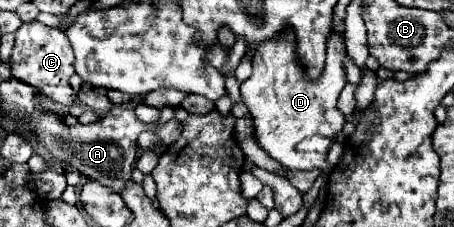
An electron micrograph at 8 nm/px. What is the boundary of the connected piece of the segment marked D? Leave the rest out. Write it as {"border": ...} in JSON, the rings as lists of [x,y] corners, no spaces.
{"border":[[[292,31],[260,45],[260,53],[252,61],[252,77],[240,85],[242,99],[254,119],[254,135],[260,149],[286,169],[328,169],[328,149],[342,131],[346,117],[336,109],[340,91],[346,85],[344,75],[346,47],[338,33],[330,33],[326,67],[320,81],[306,81],[304,67],[296,63],[296,43]]]}

